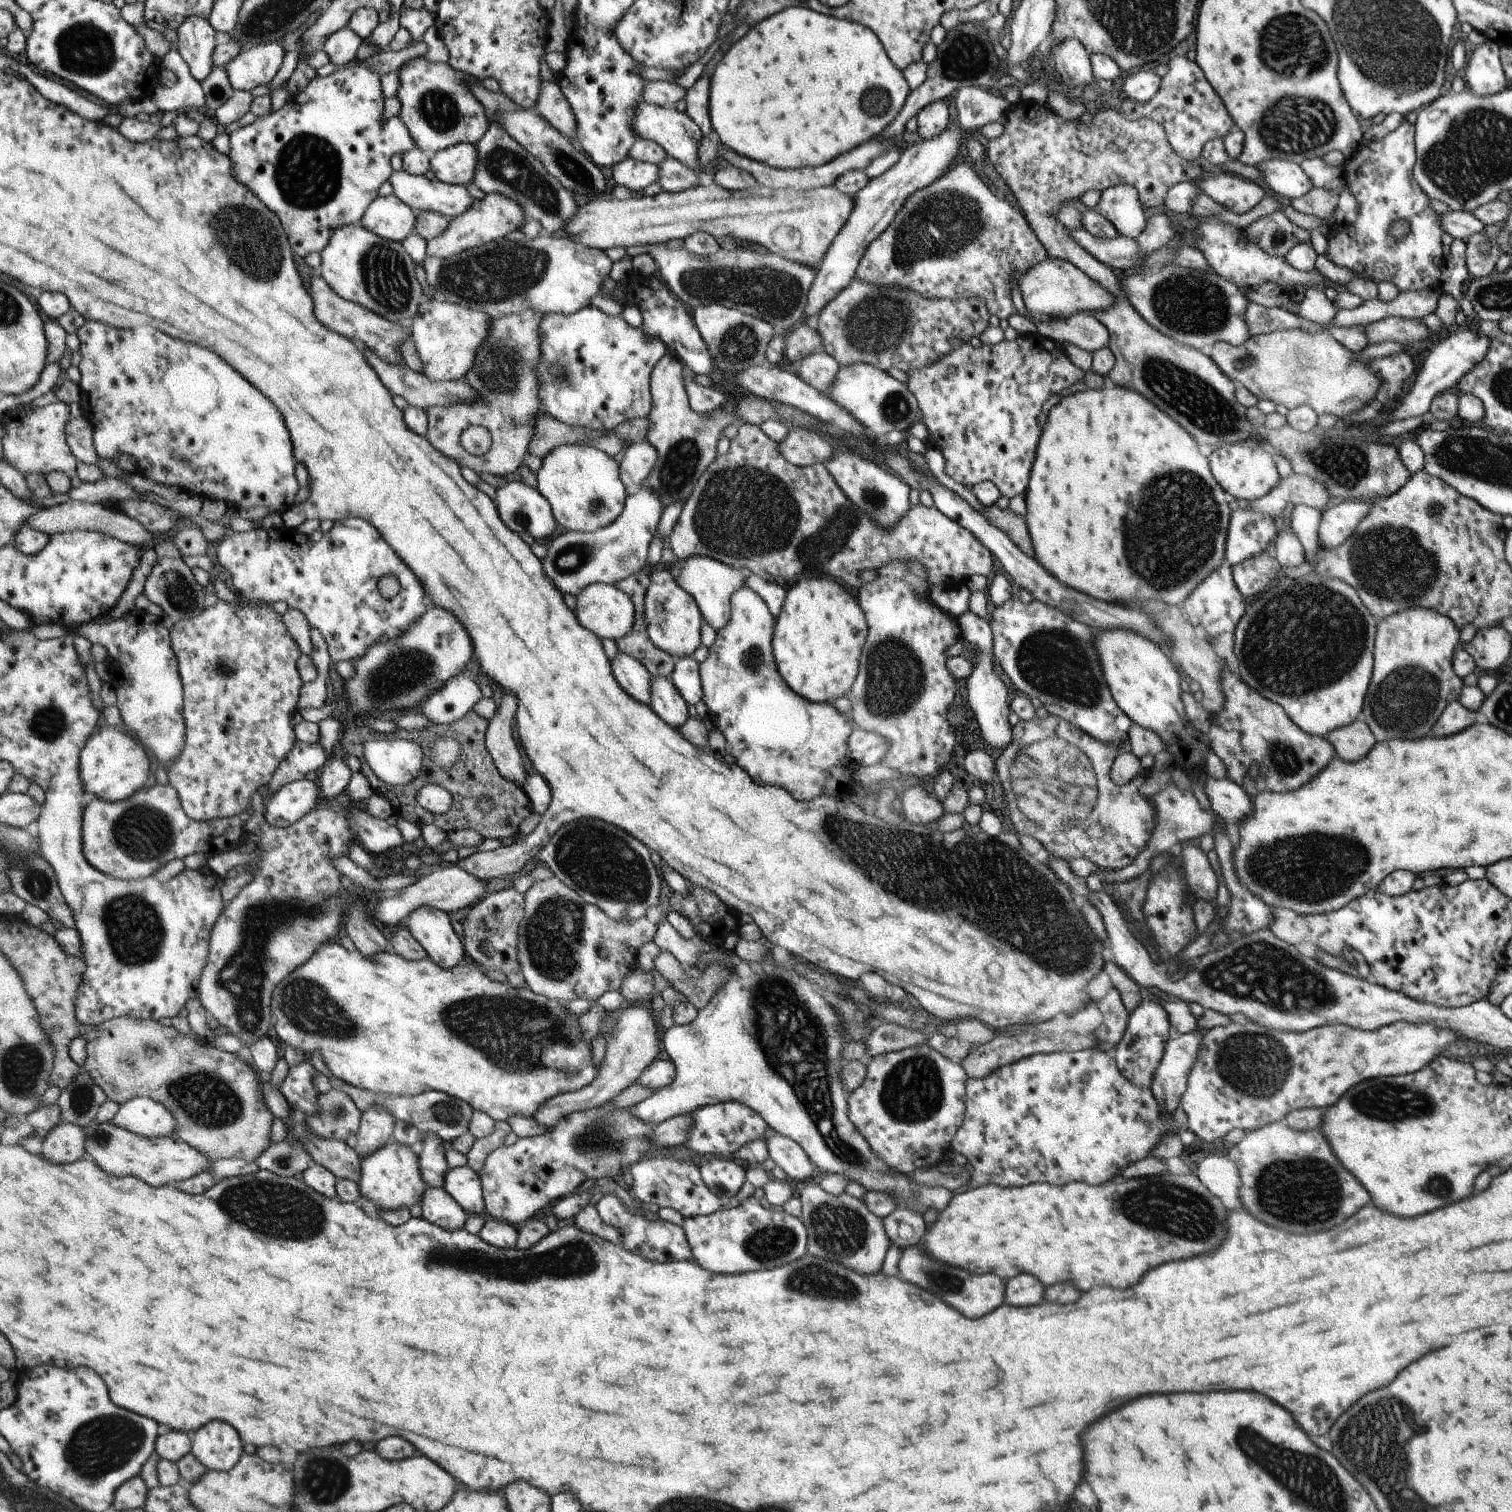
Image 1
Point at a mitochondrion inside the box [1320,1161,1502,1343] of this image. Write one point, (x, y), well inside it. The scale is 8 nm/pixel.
(1439, 1185)

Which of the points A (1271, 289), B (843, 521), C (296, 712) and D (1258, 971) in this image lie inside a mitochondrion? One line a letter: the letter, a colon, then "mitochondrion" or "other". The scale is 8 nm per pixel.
A: other
B: mitochondrion
C: other
D: mitochondrion

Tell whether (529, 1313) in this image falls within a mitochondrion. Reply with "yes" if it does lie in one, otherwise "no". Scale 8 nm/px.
no

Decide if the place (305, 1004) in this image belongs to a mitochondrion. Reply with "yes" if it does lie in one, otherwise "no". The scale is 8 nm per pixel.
yes

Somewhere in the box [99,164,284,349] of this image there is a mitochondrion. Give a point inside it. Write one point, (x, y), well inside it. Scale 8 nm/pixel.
(262, 255)

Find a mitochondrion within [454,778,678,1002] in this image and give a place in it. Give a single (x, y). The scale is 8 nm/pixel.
(602, 862)

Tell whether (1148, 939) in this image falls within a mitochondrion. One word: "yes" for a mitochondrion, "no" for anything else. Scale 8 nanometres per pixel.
no

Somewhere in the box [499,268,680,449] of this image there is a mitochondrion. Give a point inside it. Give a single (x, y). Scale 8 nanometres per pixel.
(561, 370)

